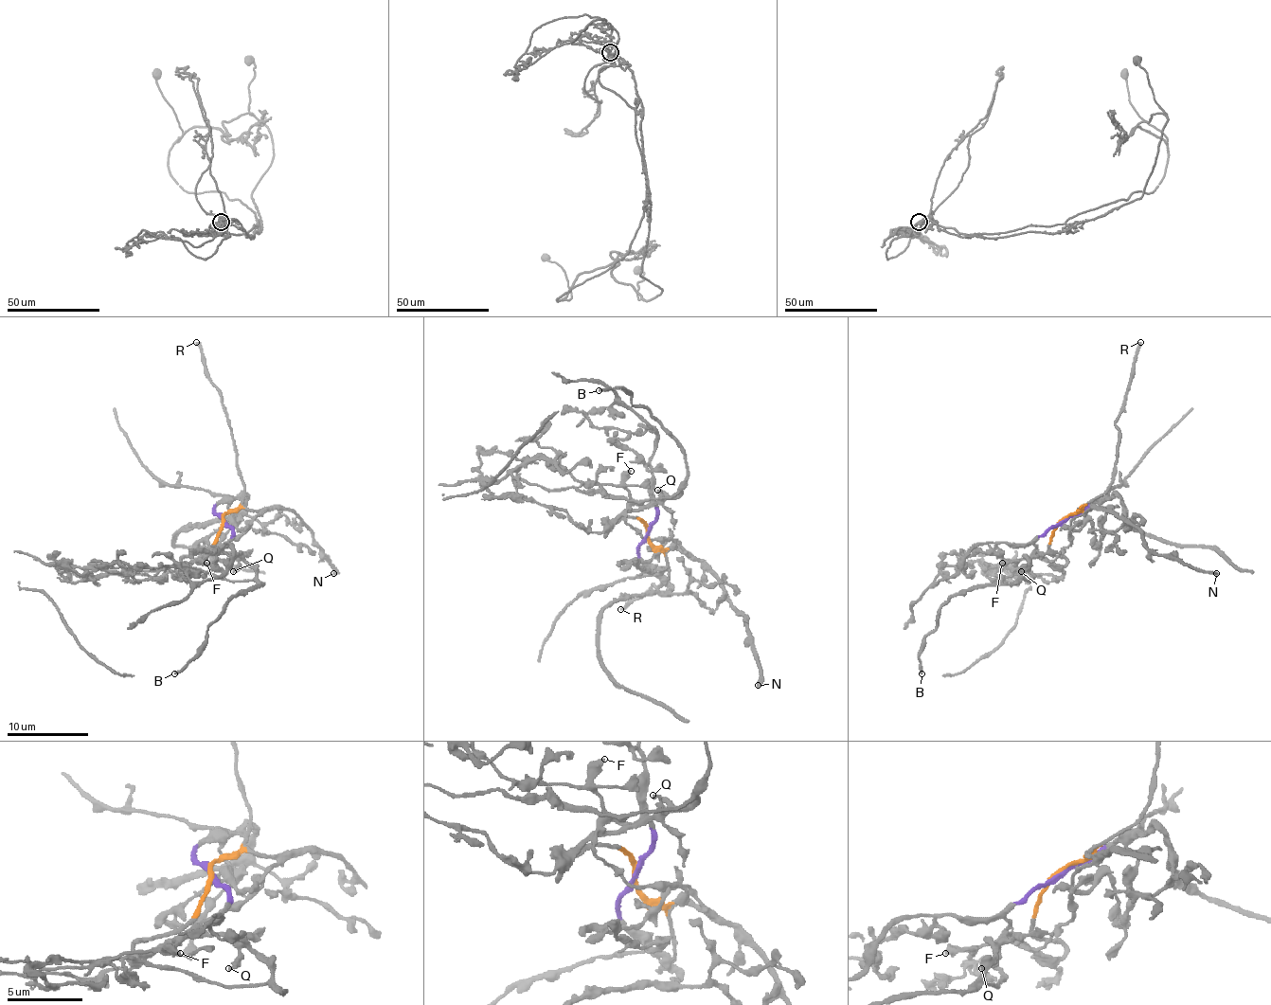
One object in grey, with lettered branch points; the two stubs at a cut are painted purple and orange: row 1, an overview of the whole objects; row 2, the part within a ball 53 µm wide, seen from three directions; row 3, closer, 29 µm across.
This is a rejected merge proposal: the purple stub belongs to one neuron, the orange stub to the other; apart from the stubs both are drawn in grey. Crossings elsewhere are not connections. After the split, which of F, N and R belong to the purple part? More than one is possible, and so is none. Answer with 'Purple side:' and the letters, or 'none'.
Purple side: F

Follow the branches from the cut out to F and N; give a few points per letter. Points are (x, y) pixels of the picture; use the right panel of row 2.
F: (1064, 521), (1049, 529), (1035, 543), (1037, 547), (1027, 557), (1002, 564)
N: (1064, 518), (1078, 511), (1106, 509), (1113, 514), (1129, 521), (1149, 549), (1173, 553), (1194, 567), (1217, 574)

